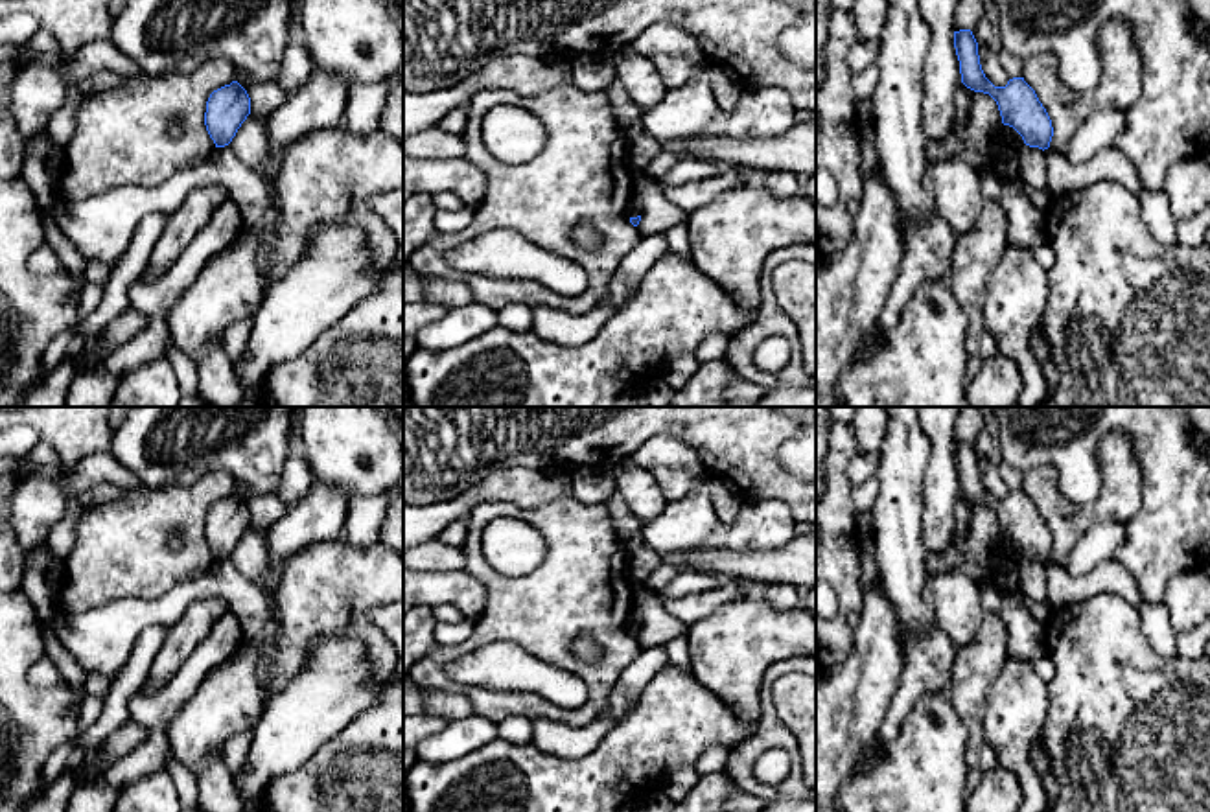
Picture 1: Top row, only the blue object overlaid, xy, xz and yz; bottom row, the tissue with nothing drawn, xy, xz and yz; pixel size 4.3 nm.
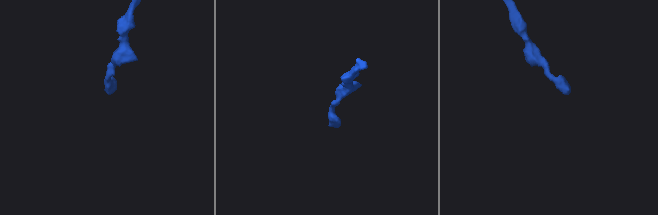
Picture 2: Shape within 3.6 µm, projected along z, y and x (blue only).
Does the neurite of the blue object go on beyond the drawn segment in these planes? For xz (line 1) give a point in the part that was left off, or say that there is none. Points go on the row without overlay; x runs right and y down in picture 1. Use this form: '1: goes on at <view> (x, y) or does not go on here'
1: does not go on here

